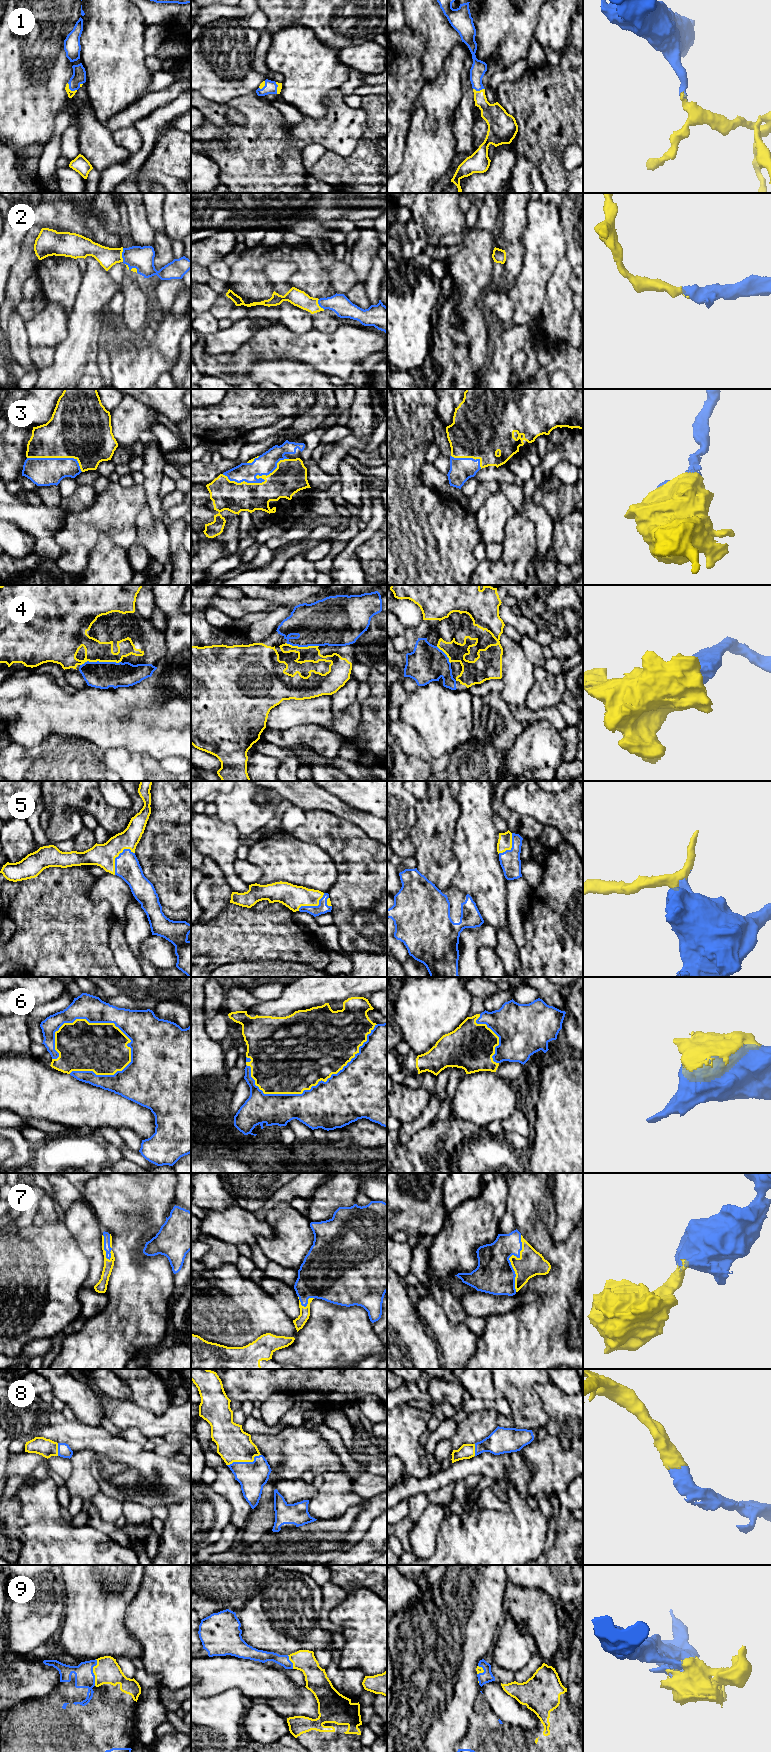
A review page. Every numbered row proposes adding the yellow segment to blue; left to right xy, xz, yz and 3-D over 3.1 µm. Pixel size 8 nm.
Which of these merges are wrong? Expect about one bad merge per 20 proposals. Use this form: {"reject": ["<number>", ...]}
{"reject": []}

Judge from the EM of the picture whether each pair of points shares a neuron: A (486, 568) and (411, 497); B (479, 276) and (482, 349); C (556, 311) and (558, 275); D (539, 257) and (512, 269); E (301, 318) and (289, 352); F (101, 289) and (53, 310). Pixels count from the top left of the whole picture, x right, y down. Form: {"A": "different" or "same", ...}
{"A": "different", "B": "same", "C": "same", "D": "different", "E": "different", "F": "different"}

